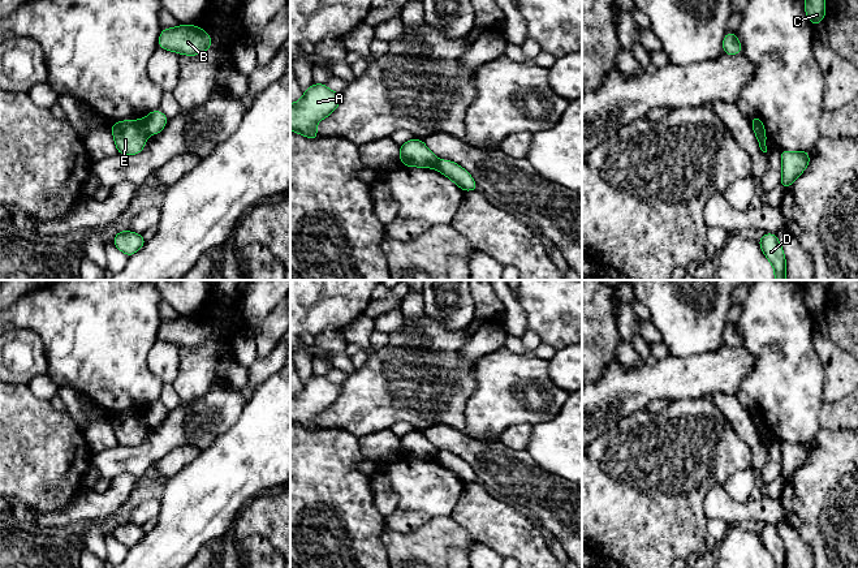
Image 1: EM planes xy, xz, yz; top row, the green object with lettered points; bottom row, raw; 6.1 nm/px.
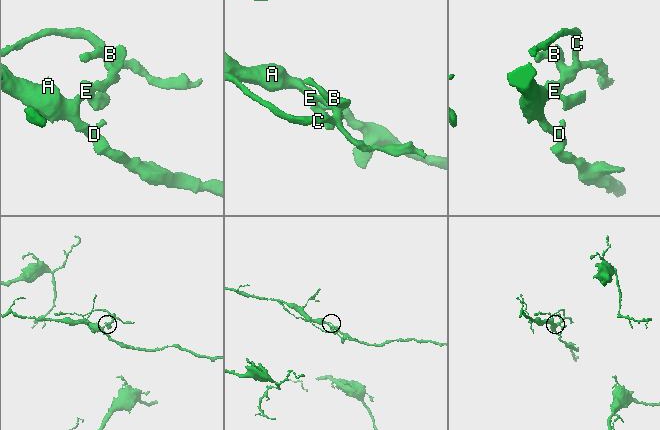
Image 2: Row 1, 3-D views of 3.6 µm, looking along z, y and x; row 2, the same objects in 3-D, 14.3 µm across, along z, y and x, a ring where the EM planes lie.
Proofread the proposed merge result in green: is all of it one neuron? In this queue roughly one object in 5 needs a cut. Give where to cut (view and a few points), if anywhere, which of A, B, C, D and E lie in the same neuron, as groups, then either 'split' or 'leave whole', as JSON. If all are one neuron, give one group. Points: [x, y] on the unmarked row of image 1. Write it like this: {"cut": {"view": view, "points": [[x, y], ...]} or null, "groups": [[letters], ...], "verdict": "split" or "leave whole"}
{"cut": {"view": "yz", "points": [[751, 413], [764, 426]]}, "groups": [["A", "D", "E"], ["B", "C"]], "verdict": "split"}

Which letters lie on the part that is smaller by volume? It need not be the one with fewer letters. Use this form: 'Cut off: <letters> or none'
Cut off: B, C

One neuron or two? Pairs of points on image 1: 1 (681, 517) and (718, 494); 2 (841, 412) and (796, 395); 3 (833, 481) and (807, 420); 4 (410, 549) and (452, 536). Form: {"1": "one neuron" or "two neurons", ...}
{"1": "two neurons", "2": "two neurons", "3": "two neurons", "4": "one neuron"}

